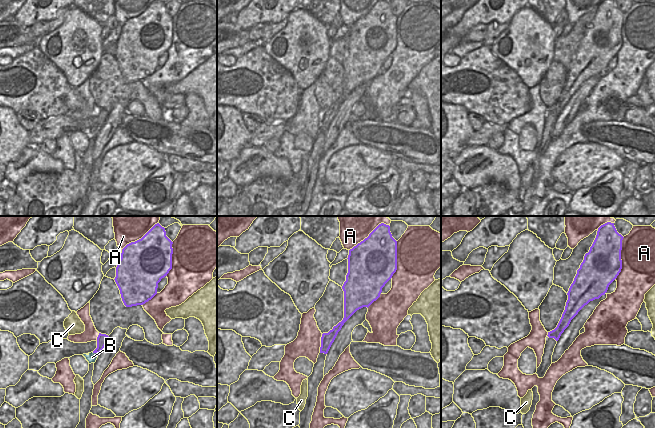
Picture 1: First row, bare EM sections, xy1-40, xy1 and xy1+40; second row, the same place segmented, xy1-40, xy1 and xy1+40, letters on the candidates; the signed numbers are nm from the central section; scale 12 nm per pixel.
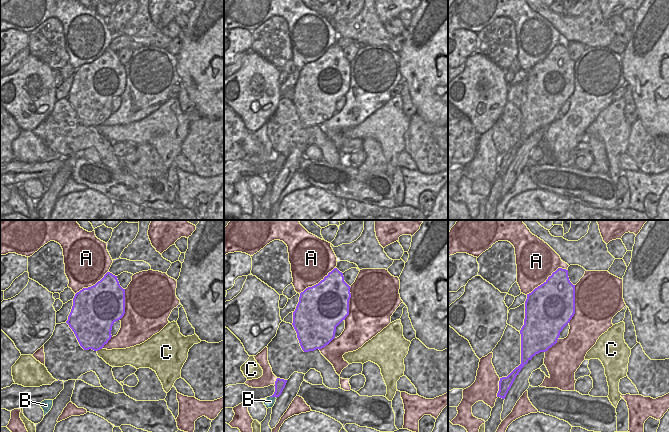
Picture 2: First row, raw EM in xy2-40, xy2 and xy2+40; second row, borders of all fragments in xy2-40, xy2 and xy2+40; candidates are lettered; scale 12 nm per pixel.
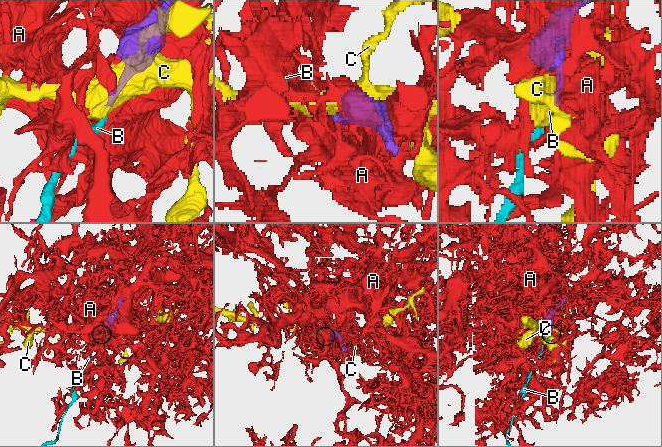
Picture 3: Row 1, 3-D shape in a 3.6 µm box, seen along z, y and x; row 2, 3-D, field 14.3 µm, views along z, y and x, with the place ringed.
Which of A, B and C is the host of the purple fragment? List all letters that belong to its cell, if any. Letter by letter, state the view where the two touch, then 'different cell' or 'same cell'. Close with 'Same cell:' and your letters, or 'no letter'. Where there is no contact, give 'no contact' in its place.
A: contact in xy2+40; different cell
B: contact in xy2; same cell
C: contact in xy2-40; different cell
Same cell: B

